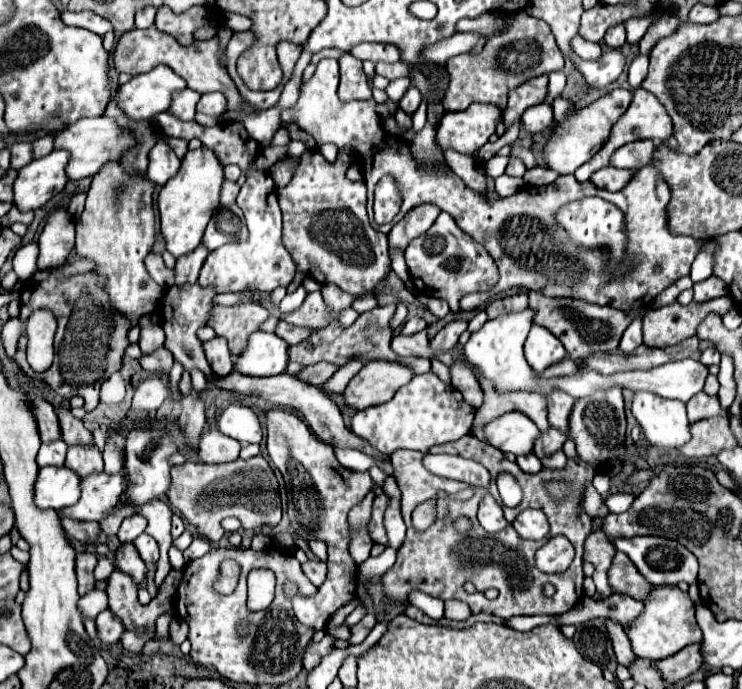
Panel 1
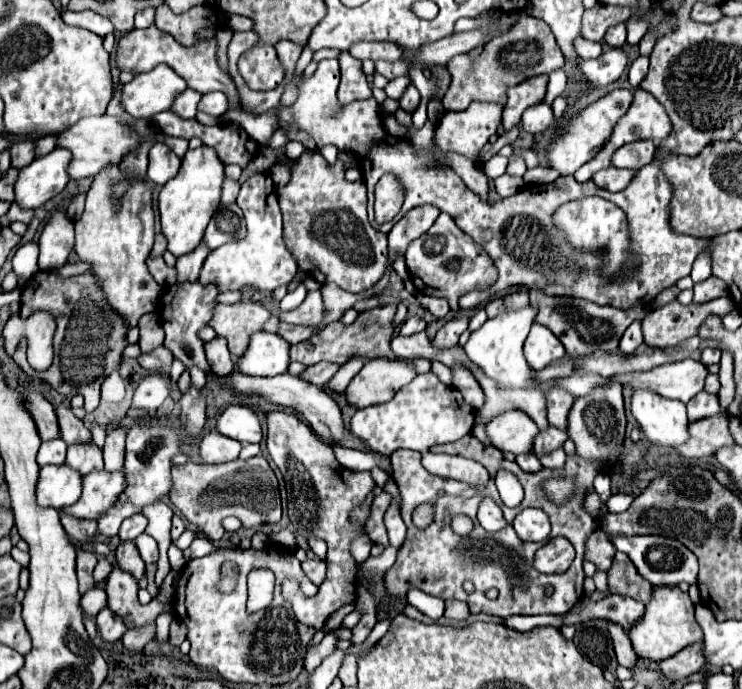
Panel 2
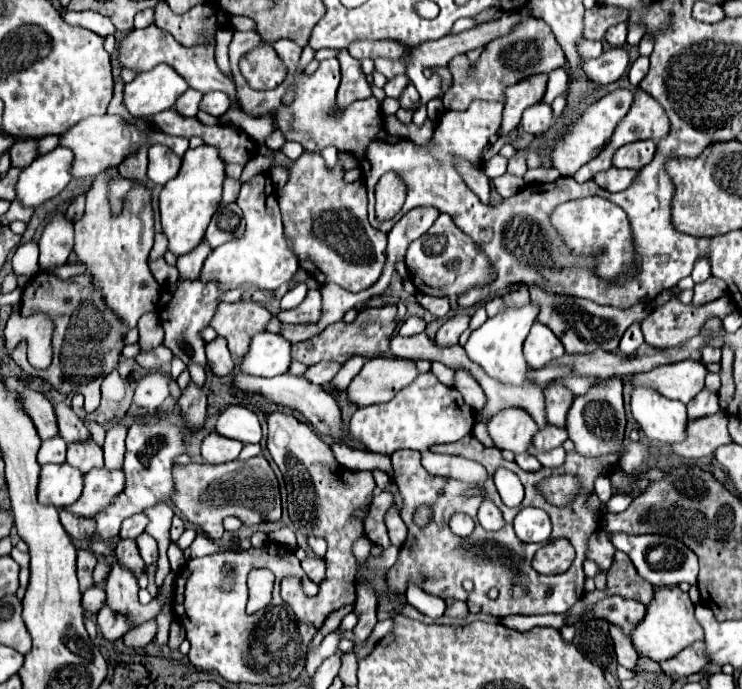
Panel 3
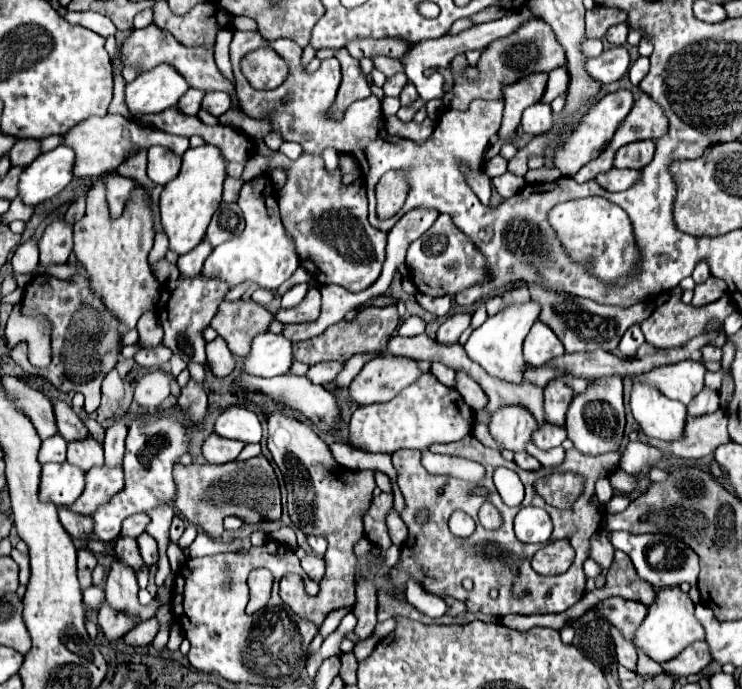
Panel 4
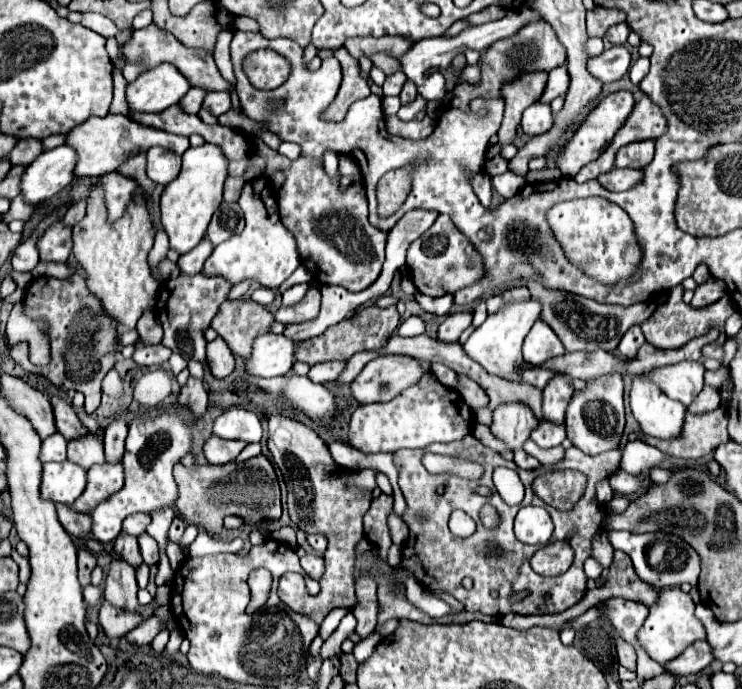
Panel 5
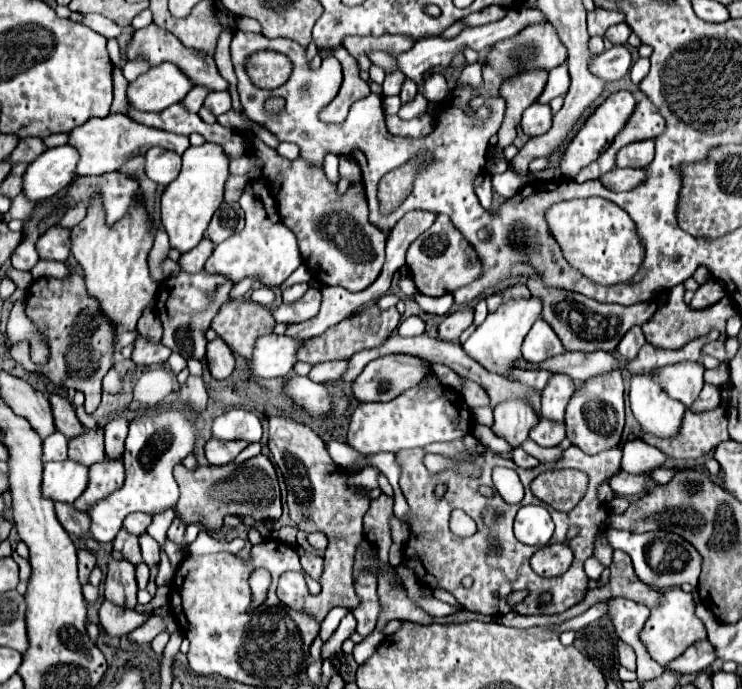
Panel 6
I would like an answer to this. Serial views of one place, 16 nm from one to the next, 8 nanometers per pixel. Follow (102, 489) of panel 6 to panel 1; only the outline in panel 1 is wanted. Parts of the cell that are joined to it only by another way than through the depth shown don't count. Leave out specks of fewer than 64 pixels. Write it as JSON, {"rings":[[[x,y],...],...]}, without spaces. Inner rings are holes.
{"rings":[[[106,472],[92,474],[80,482],[80,500],[74,506],[62,508],[58,516],[72,516],[72,520],[100,522],[110,508],[116,508],[124,492],[122,474],[108,476]]]}

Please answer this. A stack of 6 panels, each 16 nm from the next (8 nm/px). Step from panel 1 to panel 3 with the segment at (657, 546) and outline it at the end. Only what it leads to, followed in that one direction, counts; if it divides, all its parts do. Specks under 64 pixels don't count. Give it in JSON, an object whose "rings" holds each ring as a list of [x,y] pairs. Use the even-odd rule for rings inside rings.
{"rings":[[[616,534],[610,538],[612,544],[616,546],[616,550],[622,550],[630,556],[630,560],[634,562],[638,574],[648,580],[652,586],[678,586],[680,582],[688,582],[688,584],[696,584],[696,576],[698,576],[698,558],[696,554],[686,548],[682,542],[678,542],[676,538],[668,538],[668,536],[626,536],[626,534]]]}

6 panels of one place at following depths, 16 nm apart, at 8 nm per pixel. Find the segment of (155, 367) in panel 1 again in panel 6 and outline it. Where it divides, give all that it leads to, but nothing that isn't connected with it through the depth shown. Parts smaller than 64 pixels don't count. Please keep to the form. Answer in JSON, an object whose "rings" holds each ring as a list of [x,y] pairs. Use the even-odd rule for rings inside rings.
{"rings":[[[138,336],[138,340],[134,342],[134,354],[132,360],[138,366],[162,366],[168,362],[172,350],[166,348],[164,344],[152,344],[148,340],[144,340],[142,336]]]}

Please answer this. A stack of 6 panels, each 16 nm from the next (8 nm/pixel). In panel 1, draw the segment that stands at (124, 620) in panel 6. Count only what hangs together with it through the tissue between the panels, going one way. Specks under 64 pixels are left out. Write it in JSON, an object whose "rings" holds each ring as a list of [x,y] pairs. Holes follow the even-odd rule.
{"rings":[[[102,612],[96,618],[96,628],[98,628],[98,638],[102,640],[102,644],[116,644],[120,640],[120,634],[124,632],[122,622],[110,612]]]}

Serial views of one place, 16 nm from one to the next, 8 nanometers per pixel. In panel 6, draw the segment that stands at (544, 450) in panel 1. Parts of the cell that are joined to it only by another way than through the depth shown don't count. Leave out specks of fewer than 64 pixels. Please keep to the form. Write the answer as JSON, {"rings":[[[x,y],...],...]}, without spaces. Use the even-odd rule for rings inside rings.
{"rings":[[[542,418],[538,426],[532,428],[530,438],[542,448],[552,448],[552,446],[558,446],[566,438],[566,430],[564,430],[564,424],[556,424]]]}

